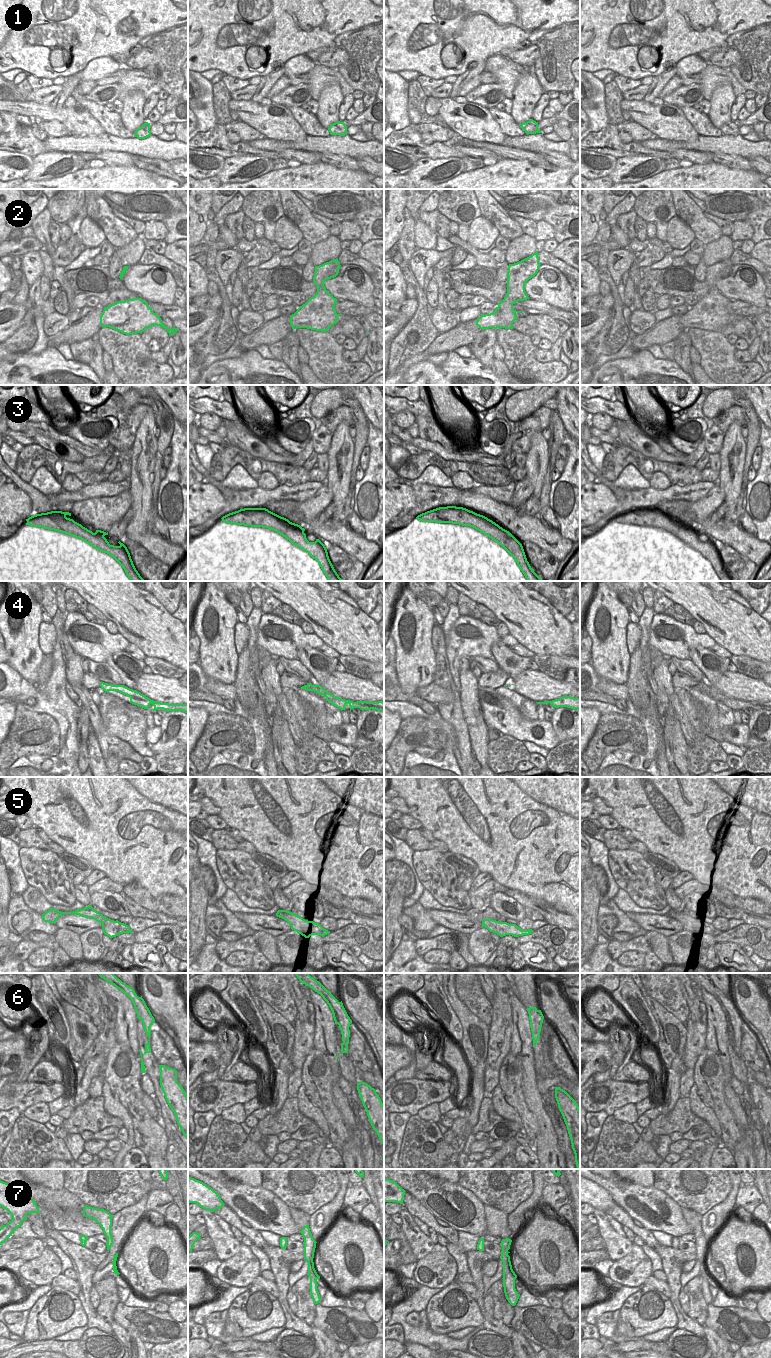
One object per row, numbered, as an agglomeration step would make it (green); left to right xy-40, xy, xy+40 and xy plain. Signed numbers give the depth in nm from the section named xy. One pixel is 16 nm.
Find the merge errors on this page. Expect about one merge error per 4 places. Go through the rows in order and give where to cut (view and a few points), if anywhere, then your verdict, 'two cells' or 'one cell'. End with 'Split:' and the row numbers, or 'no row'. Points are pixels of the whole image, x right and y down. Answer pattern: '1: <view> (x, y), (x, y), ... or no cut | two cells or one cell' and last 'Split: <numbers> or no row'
1: no cut | one cell
2: no cut | one cell
3: no cut | one cell
4: no cut | one cell
5: no cut | one cell
6: xy (348, 1029), (343, 1032), (342, 1036) | two cells
7: no cut | one cell
Split: 6

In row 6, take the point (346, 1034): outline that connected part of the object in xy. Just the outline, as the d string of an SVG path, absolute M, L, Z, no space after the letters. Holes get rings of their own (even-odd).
M350 1030L343 1031L342 1043L341 1043L341 1052L348 1053L348 1044L349 1044Z

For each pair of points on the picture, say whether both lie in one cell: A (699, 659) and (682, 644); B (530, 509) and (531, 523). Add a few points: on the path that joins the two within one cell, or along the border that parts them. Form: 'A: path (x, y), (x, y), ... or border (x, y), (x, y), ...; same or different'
A: border (708, 648), (693, 647), (689, 658); different
B: border (525, 514), (537, 515); different

